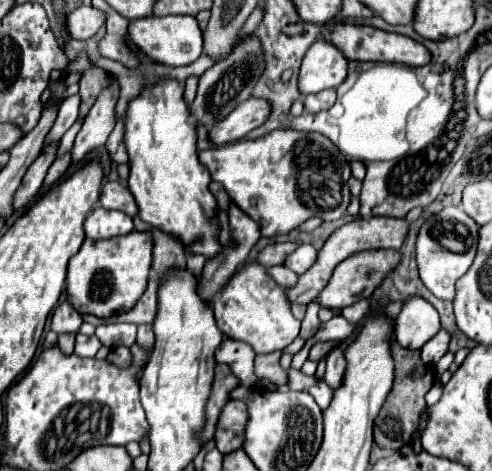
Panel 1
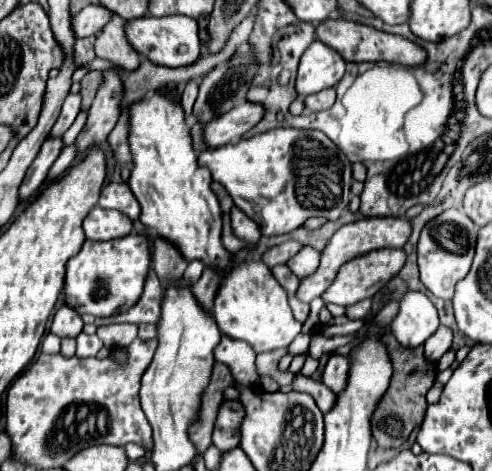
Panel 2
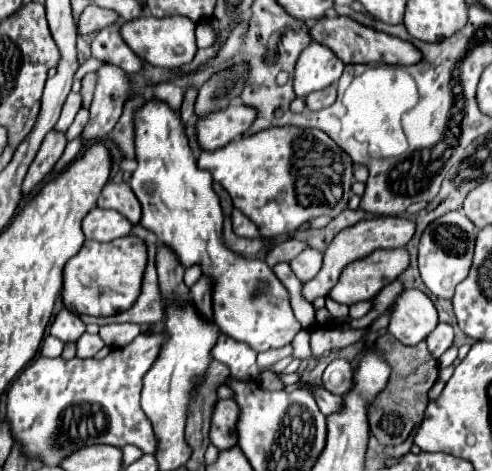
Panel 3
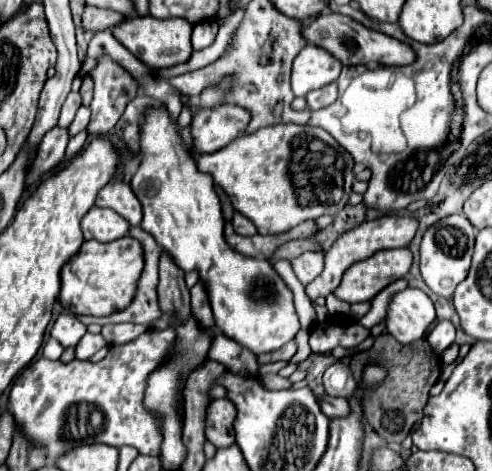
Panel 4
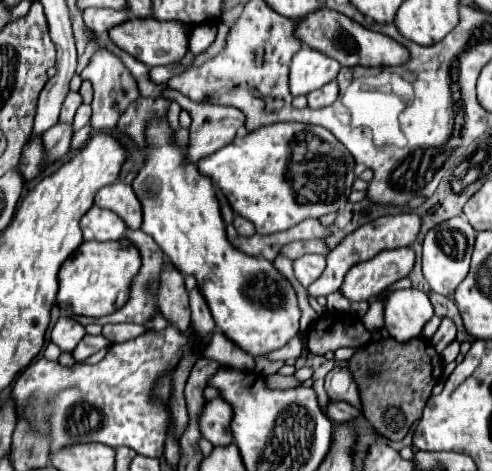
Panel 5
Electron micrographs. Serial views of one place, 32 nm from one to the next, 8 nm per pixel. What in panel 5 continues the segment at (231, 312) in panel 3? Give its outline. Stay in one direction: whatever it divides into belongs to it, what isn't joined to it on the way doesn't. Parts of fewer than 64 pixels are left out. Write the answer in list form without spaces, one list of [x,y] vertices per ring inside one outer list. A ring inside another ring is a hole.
[[[164,118],[152,120],[146,134],[148,134],[148,144],[154,146],[154,152],[146,156],[146,166],[138,172],[132,184],[144,212],[142,230],[156,240],[156,244],[162,248],[170,264],[174,264],[182,274],[196,278],[198,290],[202,292],[212,312],[216,328],[224,336],[228,336],[238,348],[242,348],[250,356],[264,356],[272,350],[278,350],[300,330],[300,306],[298,306],[296,290],[274,268],[272,262],[268,262],[266,258],[248,256],[230,244],[212,182],[204,178],[204,174],[200,174],[196,166],[184,162],[184,152],[174,144],[168,122]]]

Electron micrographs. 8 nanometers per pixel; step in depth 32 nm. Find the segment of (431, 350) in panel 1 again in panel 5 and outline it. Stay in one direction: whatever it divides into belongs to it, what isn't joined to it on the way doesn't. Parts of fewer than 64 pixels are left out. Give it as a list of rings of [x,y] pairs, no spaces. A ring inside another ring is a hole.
[[[442,318],[438,332],[430,342],[436,348],[436,352],[442,352],[454,338],[456,338],[456,324],[452,322],[452,318]]]

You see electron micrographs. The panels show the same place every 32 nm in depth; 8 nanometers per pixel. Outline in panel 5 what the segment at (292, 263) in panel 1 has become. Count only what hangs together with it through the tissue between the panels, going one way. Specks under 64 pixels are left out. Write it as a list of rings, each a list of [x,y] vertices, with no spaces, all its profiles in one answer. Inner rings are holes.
[[[308,254],[294,260],[294,276],[304,288],[308,288],[314,280],[318,280],[324,268],[326,268],[326,258],[320,254]]]

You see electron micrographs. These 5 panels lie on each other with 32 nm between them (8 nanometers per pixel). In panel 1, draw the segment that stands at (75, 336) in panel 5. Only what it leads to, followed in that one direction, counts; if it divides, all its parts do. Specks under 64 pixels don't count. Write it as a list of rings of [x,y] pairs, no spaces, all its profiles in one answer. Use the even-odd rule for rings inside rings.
[[[62,302],[52,314],[52,330],[56,334],[78,334],[82,326],[82,316],[72,308],[72,304]]]

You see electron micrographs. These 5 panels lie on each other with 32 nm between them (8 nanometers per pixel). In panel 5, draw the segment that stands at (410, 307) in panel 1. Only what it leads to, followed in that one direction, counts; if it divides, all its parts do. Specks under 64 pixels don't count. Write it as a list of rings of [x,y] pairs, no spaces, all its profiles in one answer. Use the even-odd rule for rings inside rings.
[[[416,288],[392,290],[382,294],[382,298],[384,328],[398,342],[420,336],[422,326],[434,316],[428,296]]]

